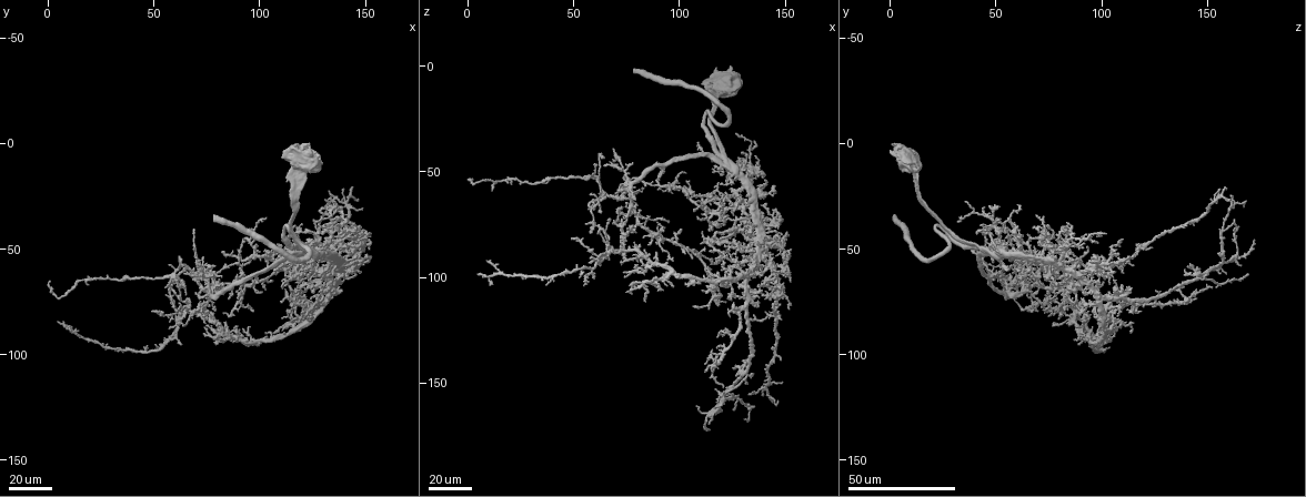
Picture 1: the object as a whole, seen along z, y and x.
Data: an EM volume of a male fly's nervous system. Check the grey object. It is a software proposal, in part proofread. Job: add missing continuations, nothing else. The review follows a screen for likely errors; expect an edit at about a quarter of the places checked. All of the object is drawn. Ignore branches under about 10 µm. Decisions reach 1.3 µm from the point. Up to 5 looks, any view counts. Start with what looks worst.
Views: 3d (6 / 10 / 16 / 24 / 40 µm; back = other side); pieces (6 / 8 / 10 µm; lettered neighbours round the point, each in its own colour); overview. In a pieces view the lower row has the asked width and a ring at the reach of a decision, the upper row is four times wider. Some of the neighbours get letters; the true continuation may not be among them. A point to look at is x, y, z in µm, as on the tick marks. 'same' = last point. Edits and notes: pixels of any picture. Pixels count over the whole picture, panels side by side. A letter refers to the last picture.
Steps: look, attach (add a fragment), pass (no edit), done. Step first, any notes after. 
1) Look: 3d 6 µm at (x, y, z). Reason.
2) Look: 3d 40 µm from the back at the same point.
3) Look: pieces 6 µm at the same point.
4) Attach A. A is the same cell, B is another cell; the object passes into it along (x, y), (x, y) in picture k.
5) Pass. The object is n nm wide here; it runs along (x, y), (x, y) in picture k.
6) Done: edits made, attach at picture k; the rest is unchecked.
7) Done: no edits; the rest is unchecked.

Look: 3d 24 µm at (63, 96, 90).

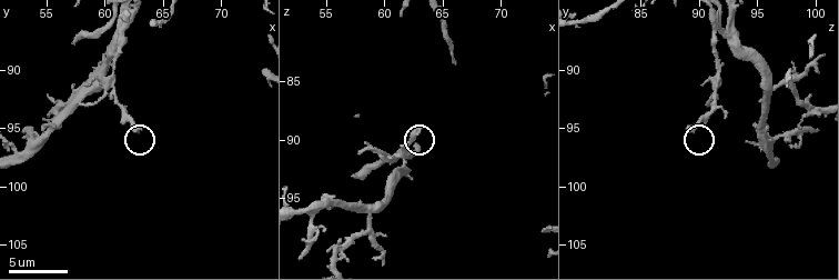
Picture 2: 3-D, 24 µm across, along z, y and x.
Look: pieces 6 µm at (63.0, 95.2, 89.0).

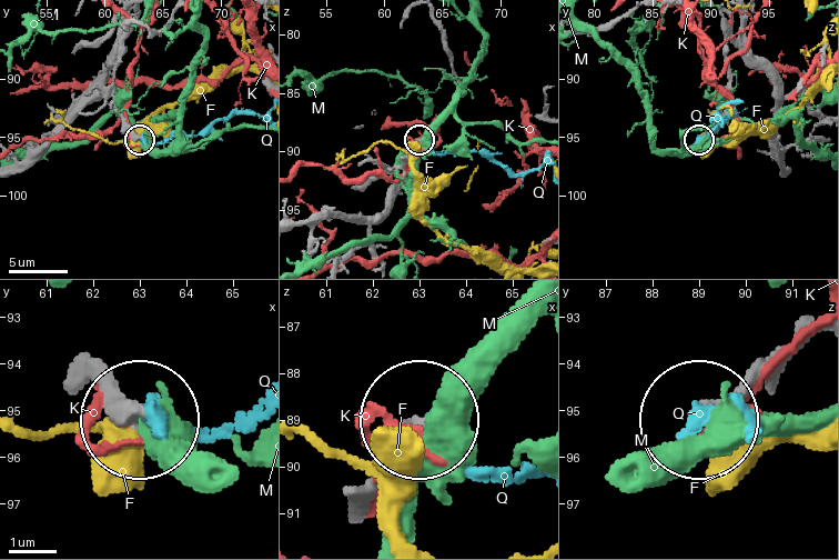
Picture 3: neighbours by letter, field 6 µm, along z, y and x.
Pass. F, K, M and Q are other cells; it runs along (786, 346), (707, 406) in picture 3; no lettered fragment goes on from it.

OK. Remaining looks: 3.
Look: 3d 24 µm at (50, 80, 82). End of a long branch.

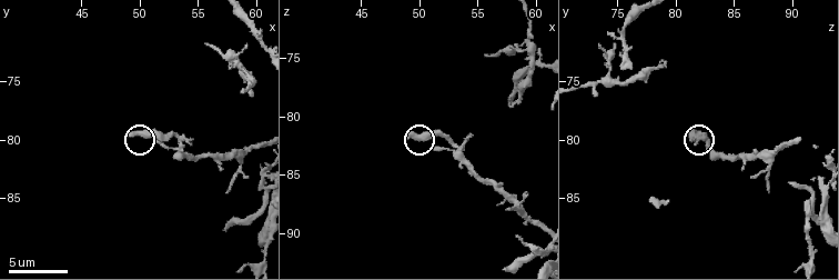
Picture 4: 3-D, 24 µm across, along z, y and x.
Look: 3d 6 µm at (49.2, 79.8, 81.6).

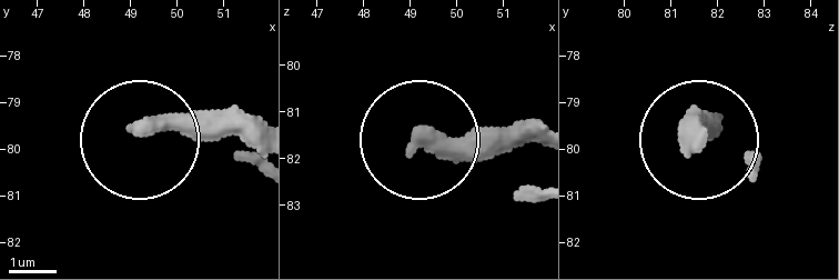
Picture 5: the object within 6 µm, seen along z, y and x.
Look: pieces 6 µm at (49.05, 79.55, 81.75).

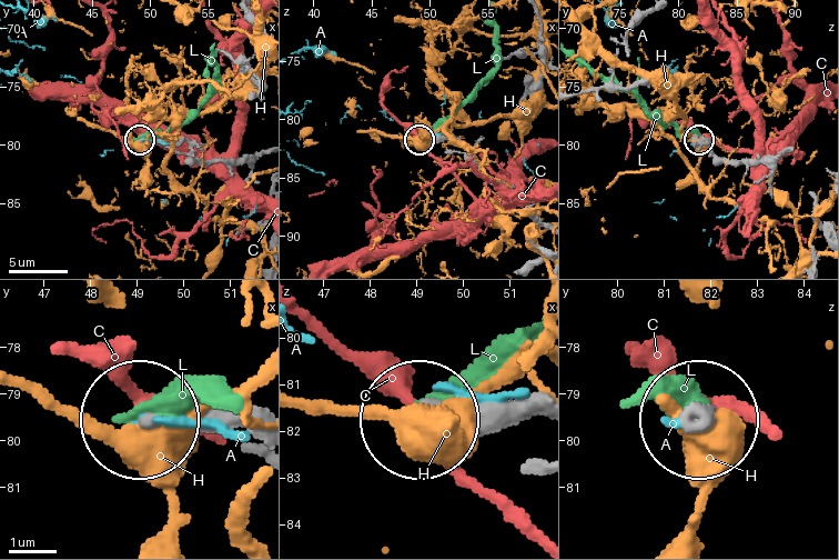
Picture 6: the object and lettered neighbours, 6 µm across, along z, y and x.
Pass. A, C, H and L are other cells; no lettered fragment goes on from it.

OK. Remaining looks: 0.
Done: no edits; the rest is unchecked.

